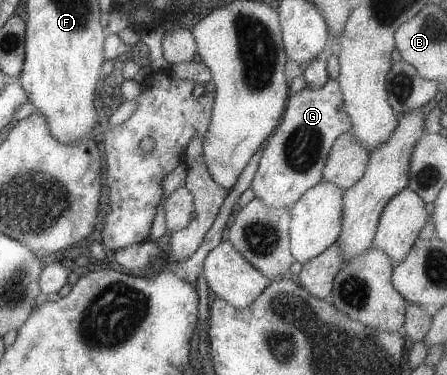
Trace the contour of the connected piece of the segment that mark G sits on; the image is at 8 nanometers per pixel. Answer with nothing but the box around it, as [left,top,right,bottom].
[249,78,351,208]

